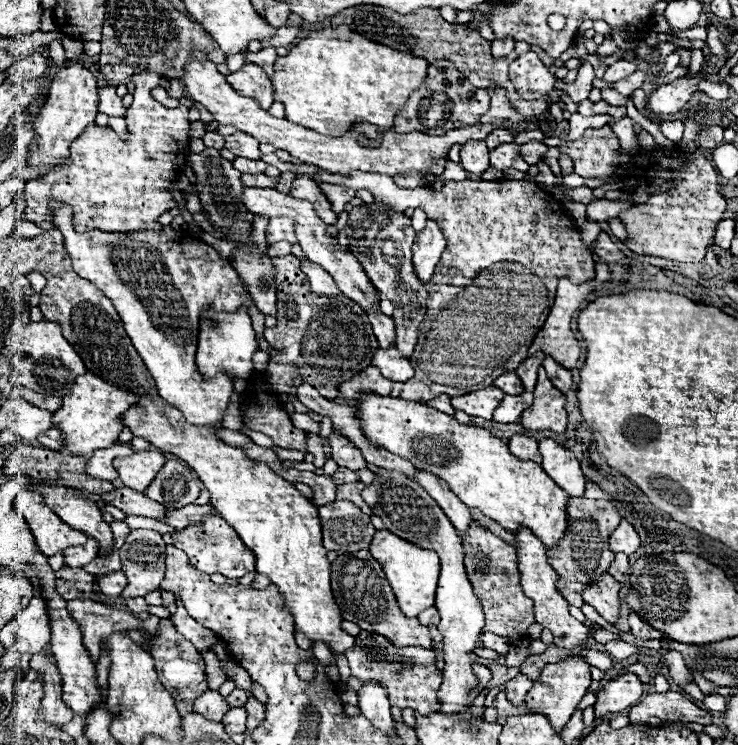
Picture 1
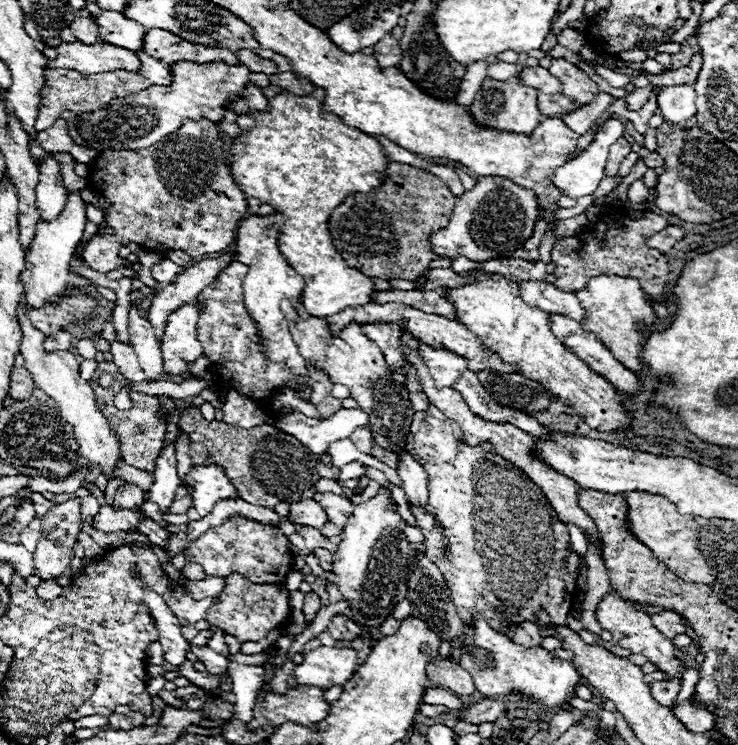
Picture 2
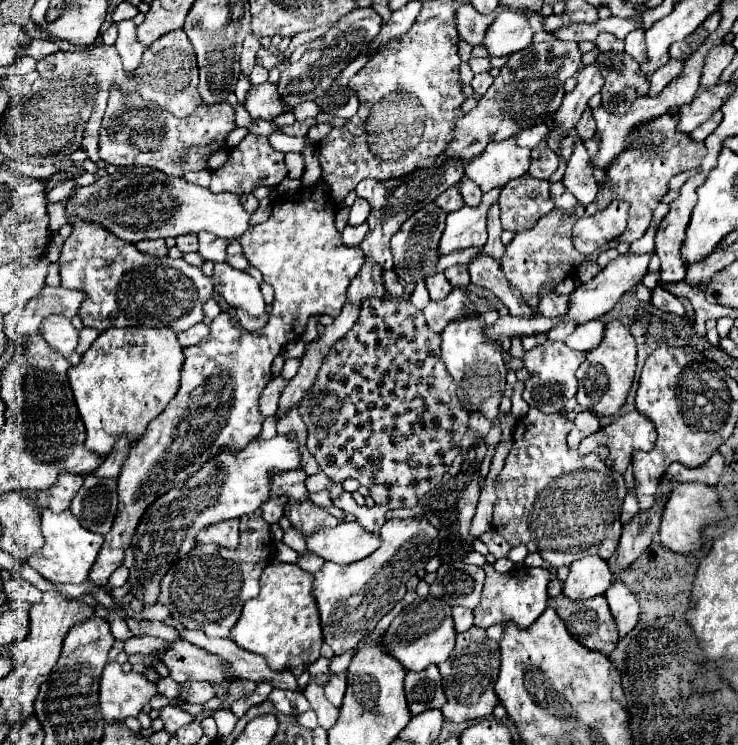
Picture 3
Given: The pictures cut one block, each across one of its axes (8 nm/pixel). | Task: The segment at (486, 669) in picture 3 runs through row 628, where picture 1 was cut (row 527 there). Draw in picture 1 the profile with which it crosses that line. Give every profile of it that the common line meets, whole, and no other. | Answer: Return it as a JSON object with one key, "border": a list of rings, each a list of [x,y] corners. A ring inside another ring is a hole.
{"border":[[[472,522],[464,536],[464,566],[466,566],[466,576],[486,616],[486,626],[482,628],[482,634],[492,632],[496,636],[512,638],[512,640],[524,638],[528,634],[528,626],[534,624],[536,620],[534,620],[534,602],[524,596],[520,586],[518,558],[514,546],[506,544],[492,532]]]}

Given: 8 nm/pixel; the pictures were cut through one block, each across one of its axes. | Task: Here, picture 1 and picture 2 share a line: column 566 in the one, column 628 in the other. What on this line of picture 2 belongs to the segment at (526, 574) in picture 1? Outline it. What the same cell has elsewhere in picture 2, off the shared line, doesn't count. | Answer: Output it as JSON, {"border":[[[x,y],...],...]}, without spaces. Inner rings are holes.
{"border":[[[614,590],[610,596],[602,598],[602,602],[598,604],[598,610],[596,610],[596,618],[600,622],[600,626],[604,630],[608,630],[612,634],[612,640],[620,642],[624,648],[632,650],[632,654],[644,654],[652,664],[658,666],[660,672],[664,672],[666,680],[674,680],[674,678],[682,678],[684,670],[686,670],[686,664],[676,658],[674,654],[674,644],[670,640],[666,640],[650,622],[650,616],[646,612],[640,612],[636,604],[630,604],[630,602],[624,602]]]}

